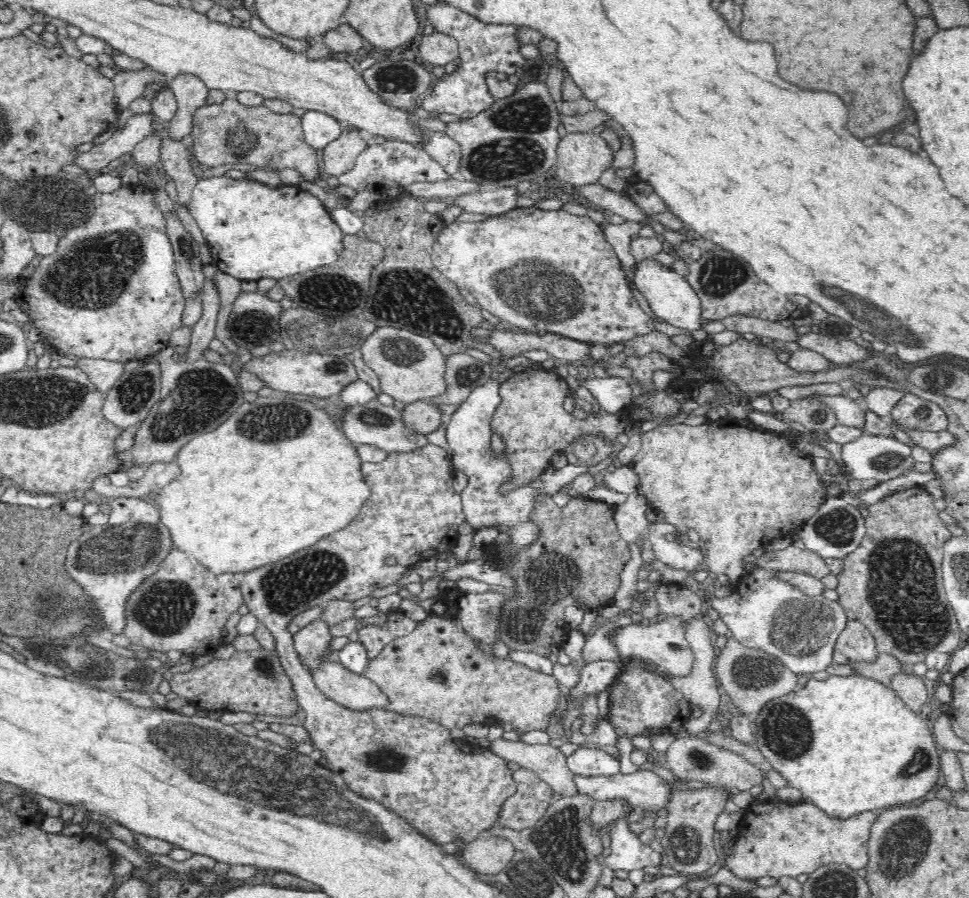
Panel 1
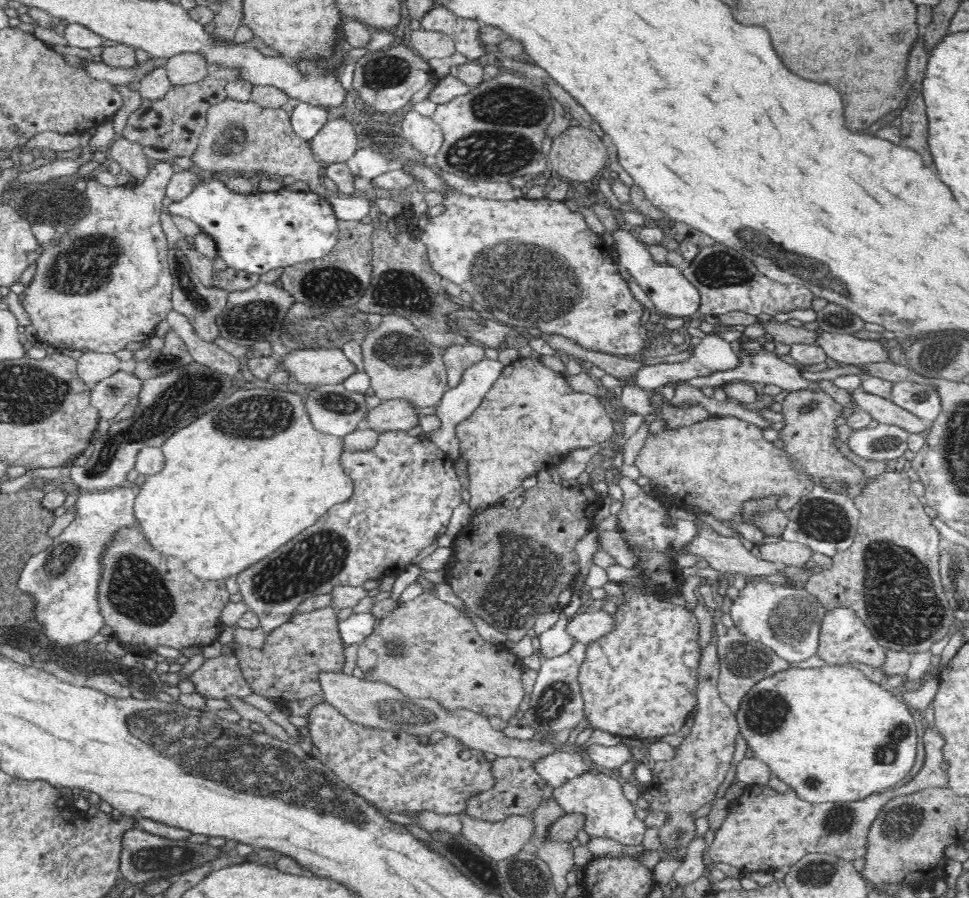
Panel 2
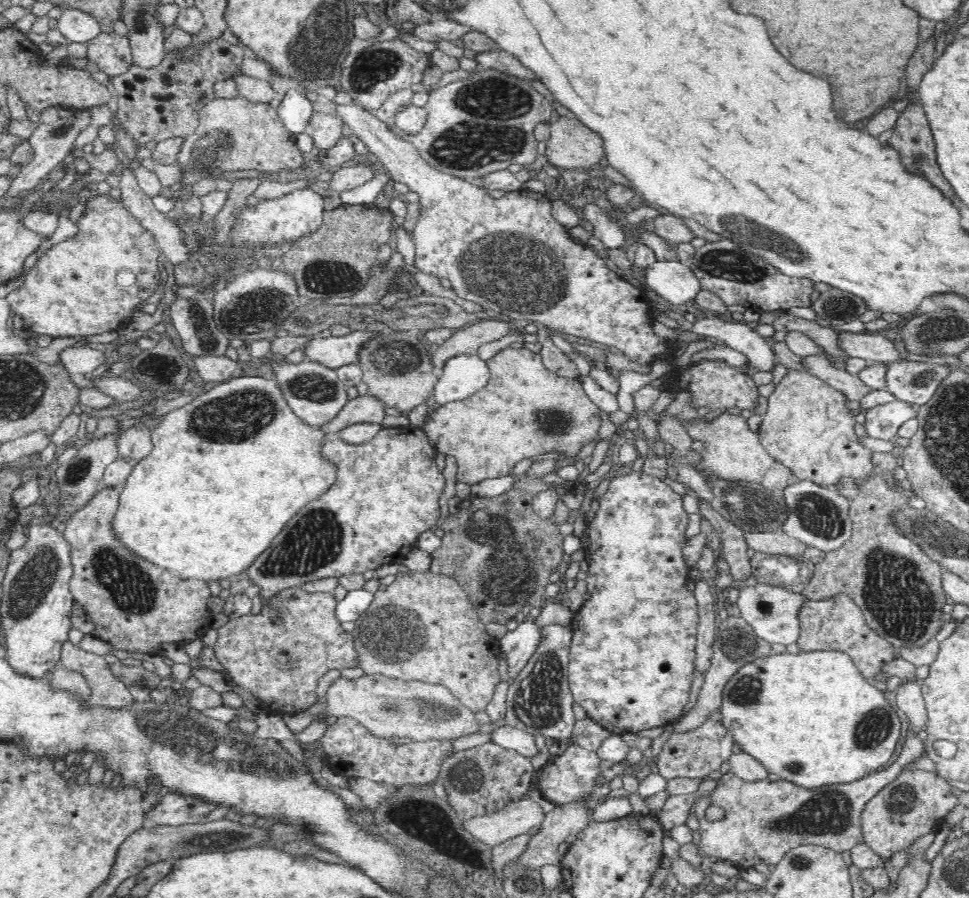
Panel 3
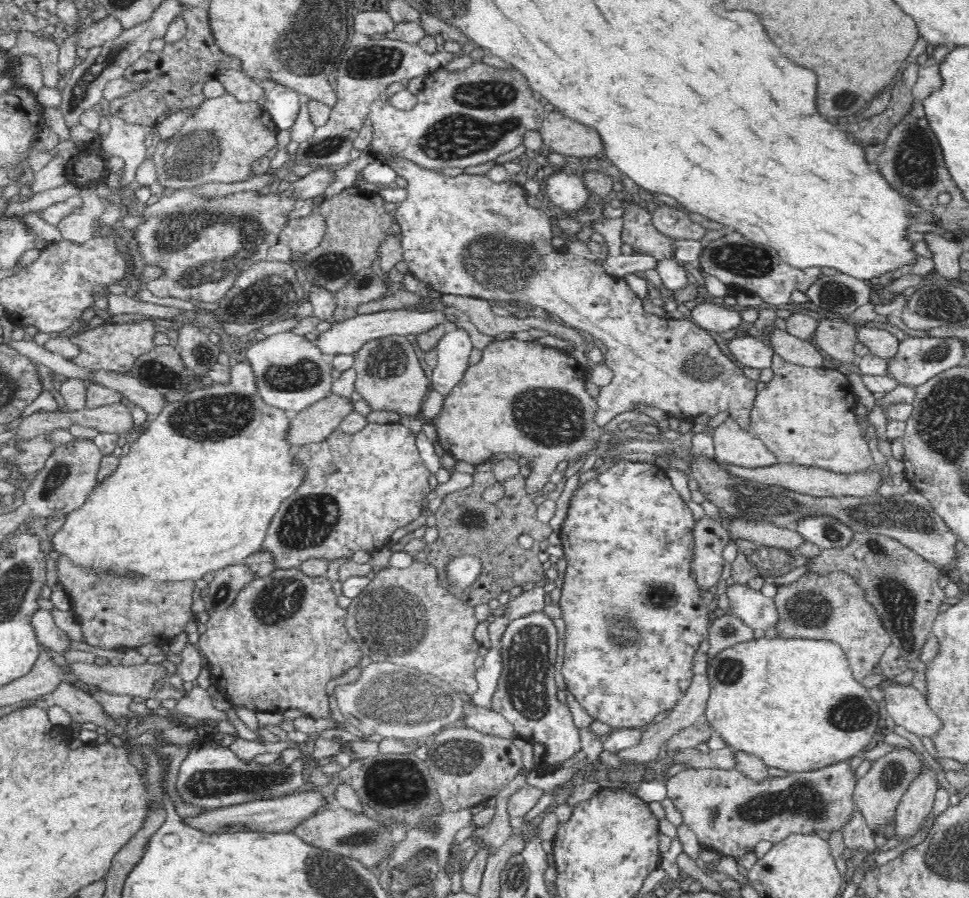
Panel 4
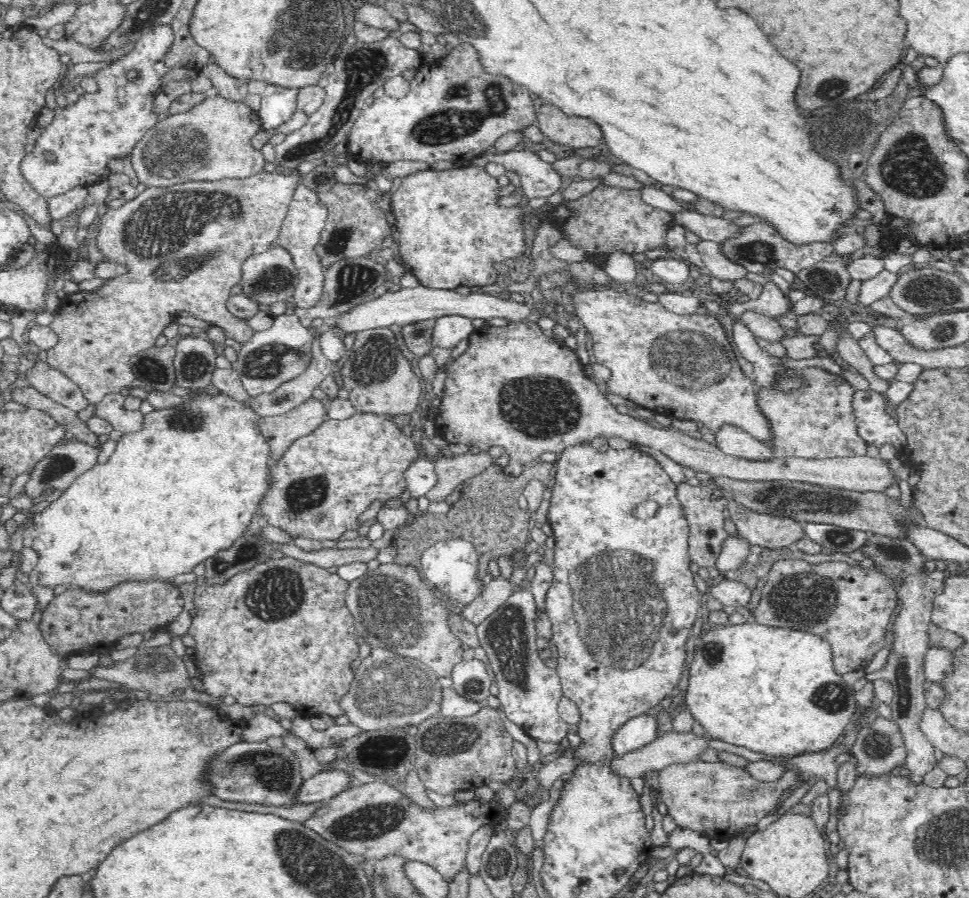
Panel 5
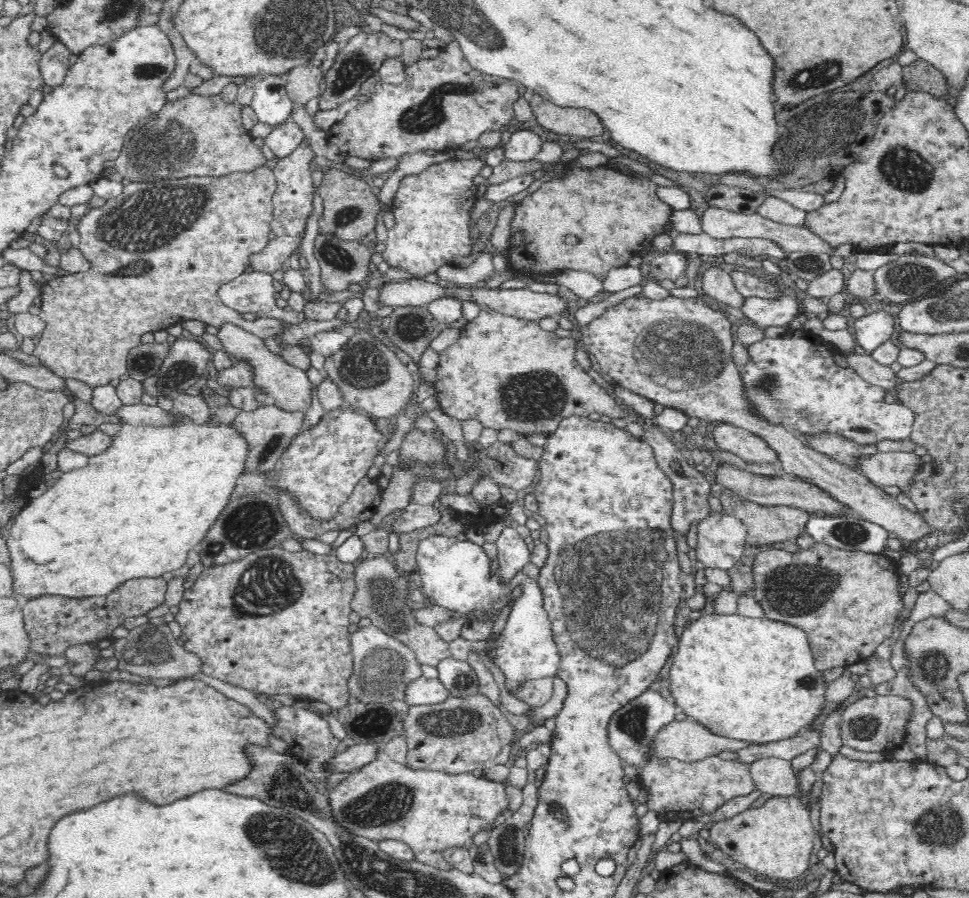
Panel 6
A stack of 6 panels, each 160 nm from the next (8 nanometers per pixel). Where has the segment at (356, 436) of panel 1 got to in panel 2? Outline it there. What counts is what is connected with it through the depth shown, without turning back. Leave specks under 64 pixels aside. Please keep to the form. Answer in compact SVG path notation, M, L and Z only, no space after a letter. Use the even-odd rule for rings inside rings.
M343 383L306 385L306 394L301 399L307 419L314 428L339 437L362 425L363 414L370 408L364 395L350 391Z

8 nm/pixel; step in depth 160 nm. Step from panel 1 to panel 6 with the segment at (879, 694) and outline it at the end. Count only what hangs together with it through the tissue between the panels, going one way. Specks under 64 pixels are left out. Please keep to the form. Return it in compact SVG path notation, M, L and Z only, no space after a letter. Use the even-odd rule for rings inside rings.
M702 613L695 614L692 622L680 632L680 636L675 640L673 645L673 651L671 652L670 668L668 668L668 683L663 689L669 697L675 700L675 703L680 706L680 710L691 719L697 720L702 723L706 728L710 729L714 734L728 737L736 740L746 740L754 743L763 743L766 741L775 741L776 739L783 739L795 735L800 729L806 729L808 726L814 724L814 720L817 721L819 727L819 721L824 717L824 707L827 701L824 698L824 689L826 680L822 675L822 671L819 671L813 663L813 656L807 645L806 635L802 633L800 628L789 626L788 624L761 618L746 618L740 614L725 614L725 613Z

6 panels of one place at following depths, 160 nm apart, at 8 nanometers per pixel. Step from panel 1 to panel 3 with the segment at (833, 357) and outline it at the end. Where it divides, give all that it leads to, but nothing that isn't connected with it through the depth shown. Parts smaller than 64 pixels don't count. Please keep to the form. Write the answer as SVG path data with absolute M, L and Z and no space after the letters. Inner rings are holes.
M850 327L838 330L840 345L846 349L850 357L858 357L869 363L891 363L900 357L894 342L879 332Z

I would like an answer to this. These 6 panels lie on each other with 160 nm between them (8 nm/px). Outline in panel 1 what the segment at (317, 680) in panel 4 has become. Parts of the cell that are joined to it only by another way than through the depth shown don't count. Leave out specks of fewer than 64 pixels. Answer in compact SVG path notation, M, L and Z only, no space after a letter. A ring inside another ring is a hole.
M320 617L292 634L292 646L301 665L314 673L318 666L332 656L331 626Z

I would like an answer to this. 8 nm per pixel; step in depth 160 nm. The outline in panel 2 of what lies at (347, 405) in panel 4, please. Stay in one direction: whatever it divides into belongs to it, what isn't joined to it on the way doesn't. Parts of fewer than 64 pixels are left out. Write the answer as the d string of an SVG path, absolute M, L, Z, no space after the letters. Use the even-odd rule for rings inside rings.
M390 399L370 407L363 414L362 425L379 432L387 430L407 431L418 426L418 410L405 400Z

